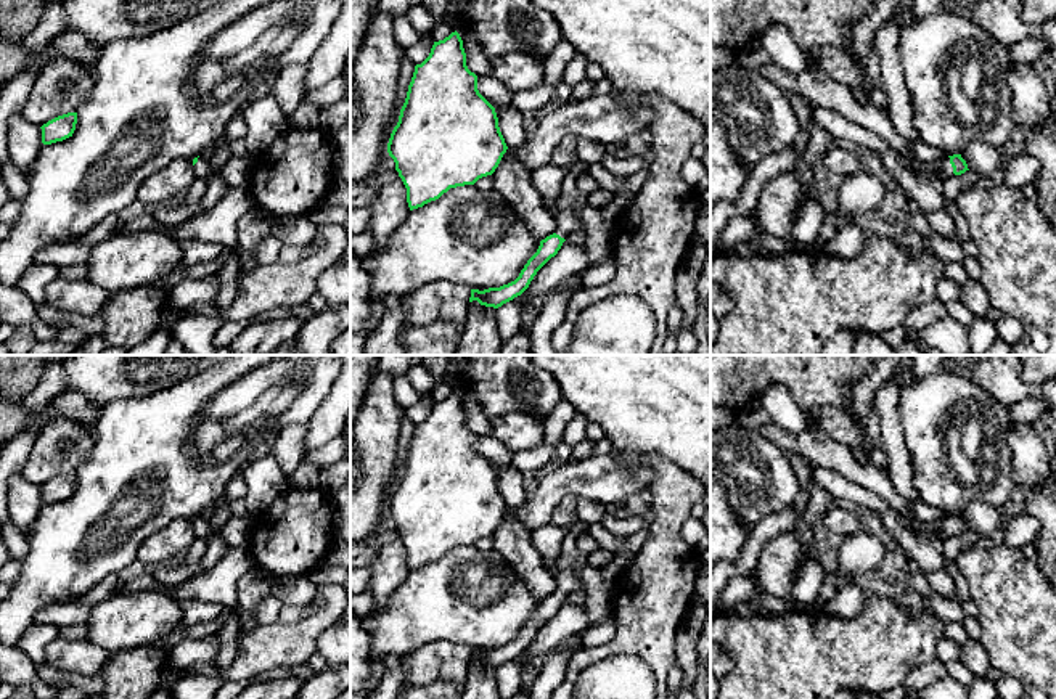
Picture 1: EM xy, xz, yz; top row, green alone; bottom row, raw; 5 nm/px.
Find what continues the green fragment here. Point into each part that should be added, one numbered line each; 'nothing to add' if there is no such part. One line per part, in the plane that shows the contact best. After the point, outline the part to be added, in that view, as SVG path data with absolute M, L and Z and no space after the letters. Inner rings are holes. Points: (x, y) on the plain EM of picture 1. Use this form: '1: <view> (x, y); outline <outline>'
1: yz (942, 527); outline M945 516L939 521L927 522L927 524L918 522L918 521L910 521L910 527L911 527L911 530L915 530L918 533L937 535L942 542L945 538L955 535L948 516Z

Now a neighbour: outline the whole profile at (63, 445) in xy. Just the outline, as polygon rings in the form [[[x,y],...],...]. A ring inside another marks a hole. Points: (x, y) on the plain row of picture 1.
[[[56,418],[34,437],[21,474],[34,485],[77,472],[95,447],[95,429],[69,418]]]

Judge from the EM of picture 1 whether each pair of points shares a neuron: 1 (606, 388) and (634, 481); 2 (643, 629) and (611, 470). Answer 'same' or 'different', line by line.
1: different
2: different

